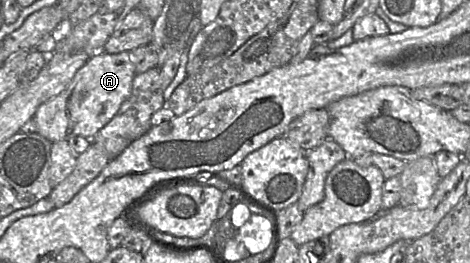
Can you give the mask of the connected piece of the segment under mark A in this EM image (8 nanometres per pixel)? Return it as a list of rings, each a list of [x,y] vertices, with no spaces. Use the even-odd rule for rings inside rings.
[[[97,51],[76,72],[66,89],[38,107],[32,118],[37,132],[51,143],[67,140],[71,136],[92,139],[130,96],[135,75],[135,66],[128,51],[116,54]]]

